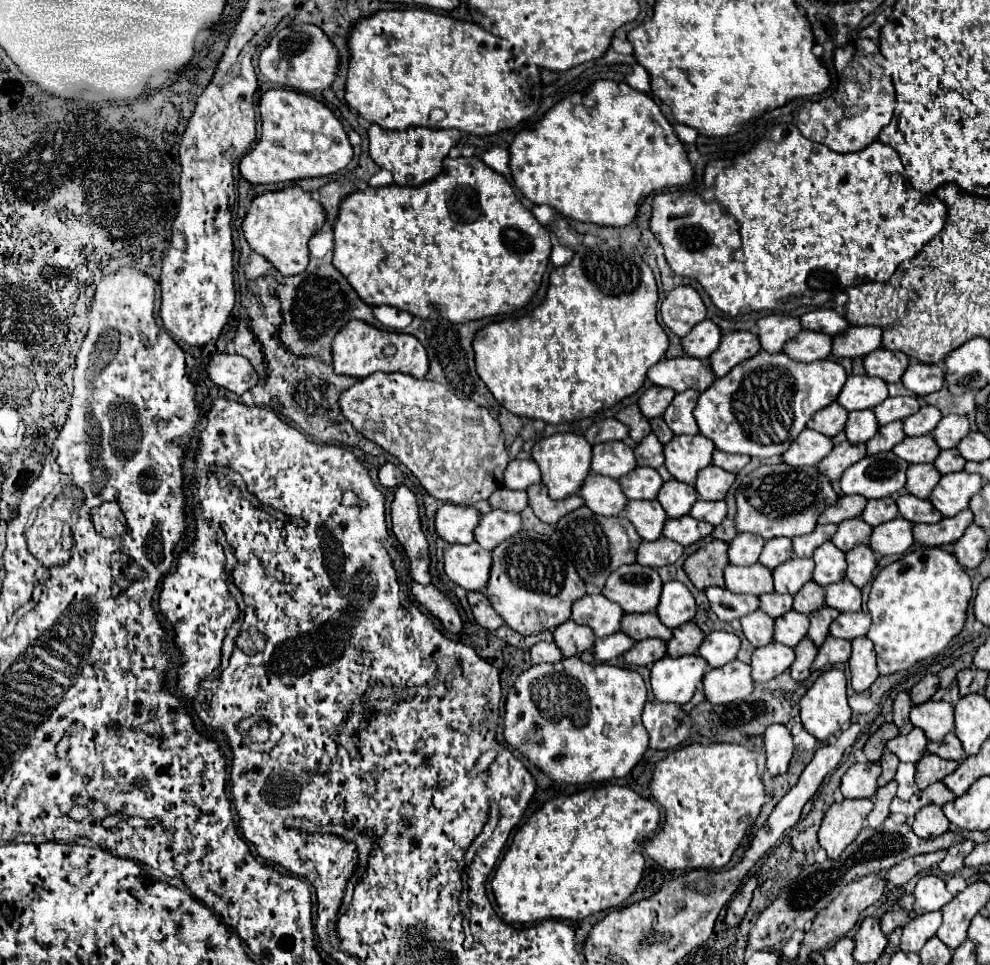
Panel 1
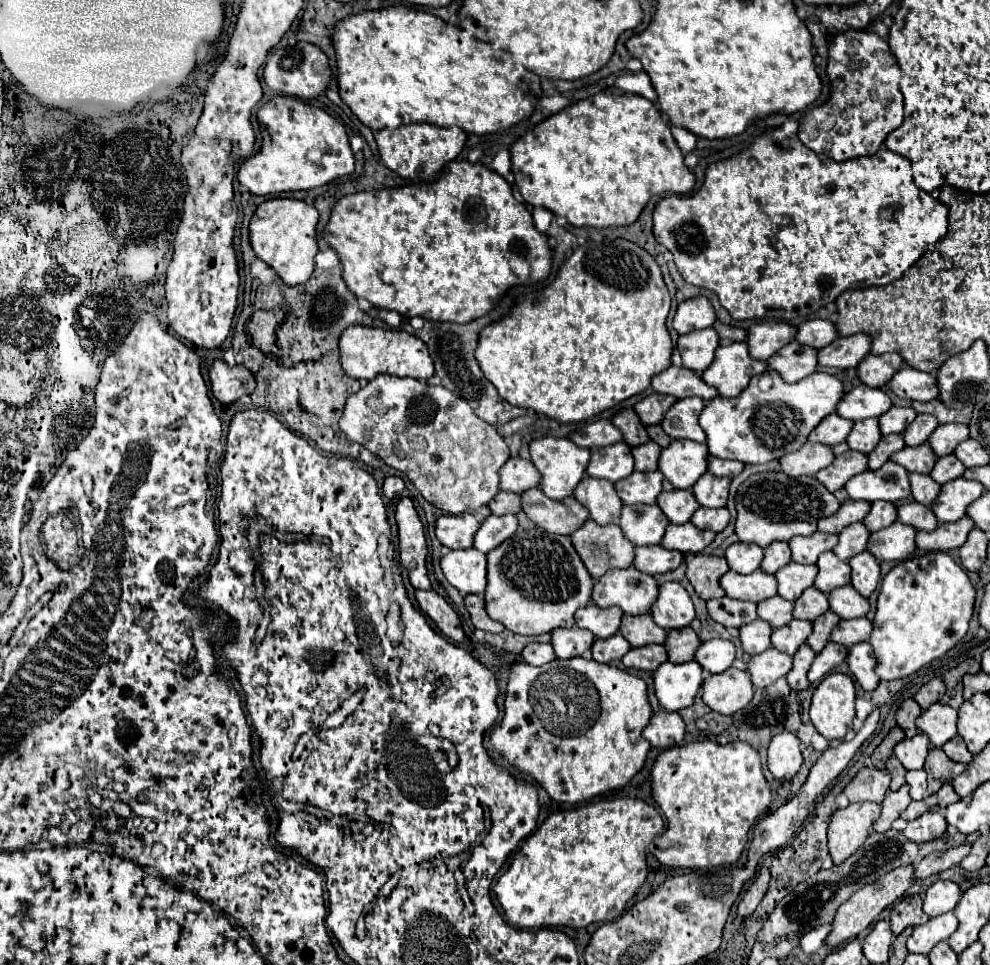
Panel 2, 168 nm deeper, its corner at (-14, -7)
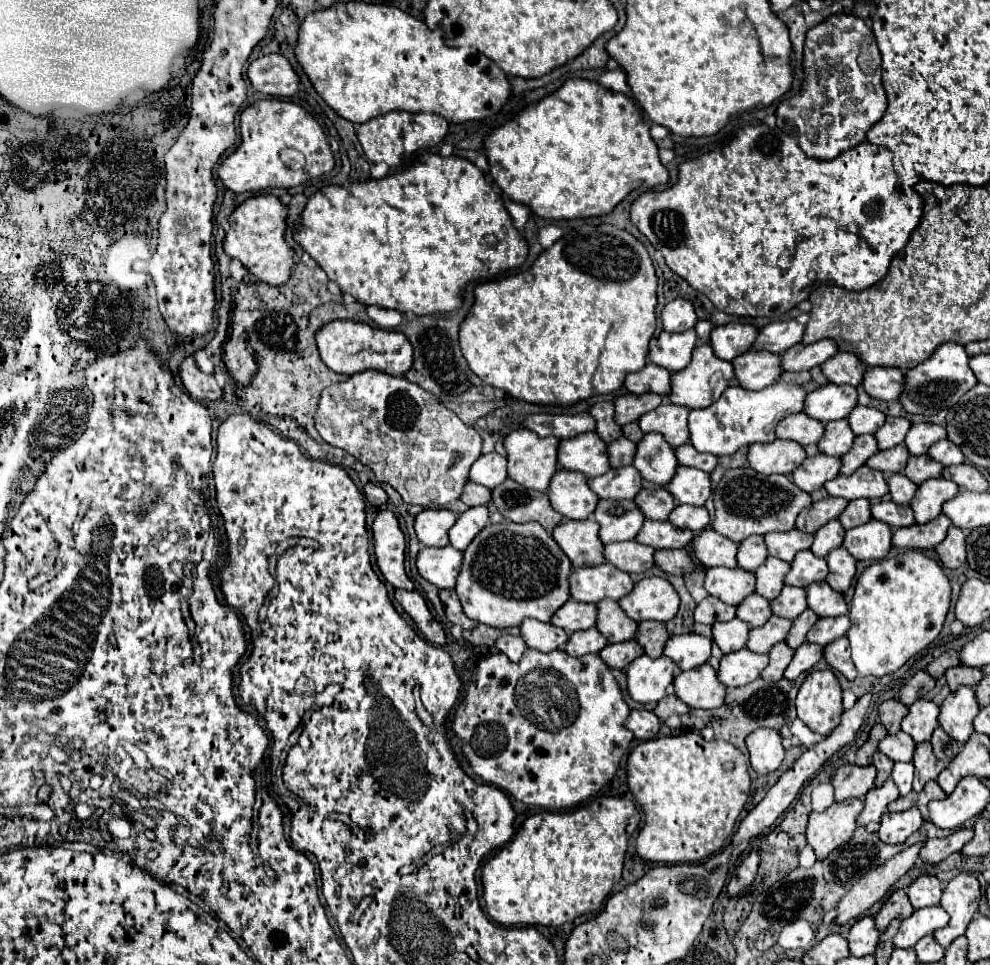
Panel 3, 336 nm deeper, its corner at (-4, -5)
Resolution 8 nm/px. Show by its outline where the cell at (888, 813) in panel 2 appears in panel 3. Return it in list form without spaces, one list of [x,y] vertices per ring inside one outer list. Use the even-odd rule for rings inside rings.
[[[888,780],[882,788],[872,788],[866,794],[864,810],[858,816],[858,824],[866,826],[870,822],[878,822],[882,818],[882,814],[886,812],[886,806],[896,798],[898,798],[898,788],[892,780]]]

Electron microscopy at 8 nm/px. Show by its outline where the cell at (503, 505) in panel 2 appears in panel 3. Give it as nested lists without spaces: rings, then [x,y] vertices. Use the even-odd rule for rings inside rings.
[[[468,482],[460,500],[466,502],[468,506],[480,506],[480,504],[486,506],[490,502],[490,490],[484,486],[478,486],[474,482]]]

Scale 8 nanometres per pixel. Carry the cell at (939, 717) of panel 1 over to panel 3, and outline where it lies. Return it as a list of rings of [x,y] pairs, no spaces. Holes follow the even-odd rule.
[[[920,698],[908,708],[908,714],[902,720],[902,730],[908,732],[914,738],[914,742],[926,742],[930,740],[932,732],[940,726],[938,714],[940,708],[932,700]]]

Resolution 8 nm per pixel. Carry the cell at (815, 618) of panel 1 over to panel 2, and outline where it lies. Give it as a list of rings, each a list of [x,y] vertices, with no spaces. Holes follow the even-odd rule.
[[[824,612],[822,616],[818,616],[814,622],[812,622],[812,634],[808,636],[808,644],[814,652],[822,650],[822,646],[826,646],[826,642],[830,640],[830,630],[840,622],[840,618],[834,614],[834,612]]]

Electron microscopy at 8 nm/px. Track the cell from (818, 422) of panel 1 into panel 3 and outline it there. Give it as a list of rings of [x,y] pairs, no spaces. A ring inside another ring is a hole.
[[[800,412],[784,418],[776,426],[776,436],[784,440],[796,440],[802,446],[808,444],[818,444],[820,436],[824,436],[824,424],[818,420],[812,420],[812,416]]]

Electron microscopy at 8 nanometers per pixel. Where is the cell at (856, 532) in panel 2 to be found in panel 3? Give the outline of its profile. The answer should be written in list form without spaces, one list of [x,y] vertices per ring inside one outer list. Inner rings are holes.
[[[838,520],[828,522],[826,526],[822,526],[822,528],[814,534],[812,552],[814,552],[816,556],[826,558],[826,556],[828,556],[828,552],[832,552],[834,548],[842,546],[844,536],[846,536],[846,530],[844,530],[844,526],[842,526]]]

